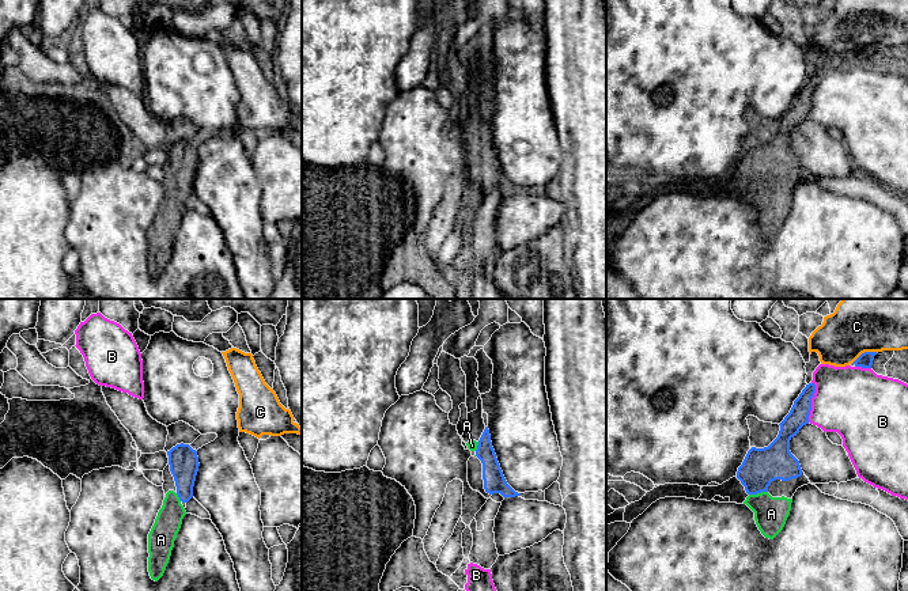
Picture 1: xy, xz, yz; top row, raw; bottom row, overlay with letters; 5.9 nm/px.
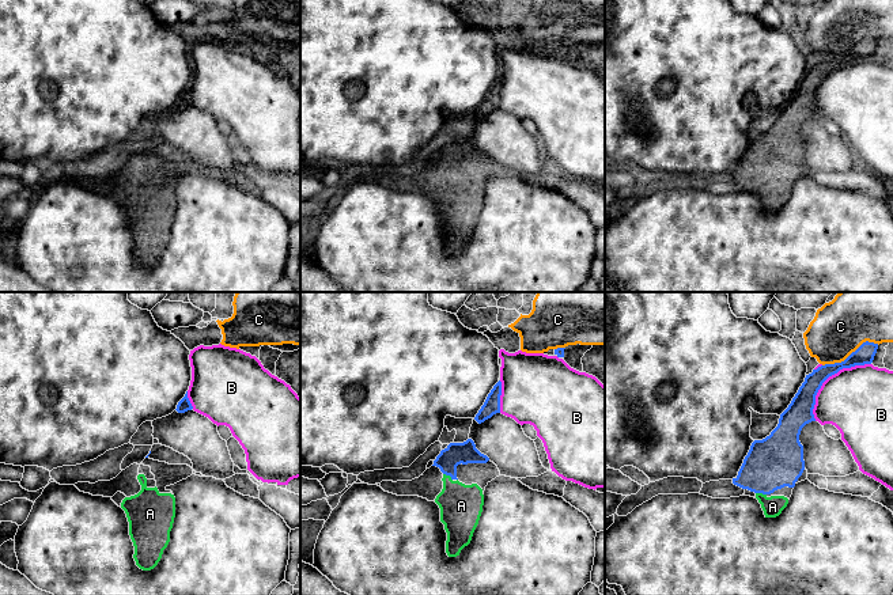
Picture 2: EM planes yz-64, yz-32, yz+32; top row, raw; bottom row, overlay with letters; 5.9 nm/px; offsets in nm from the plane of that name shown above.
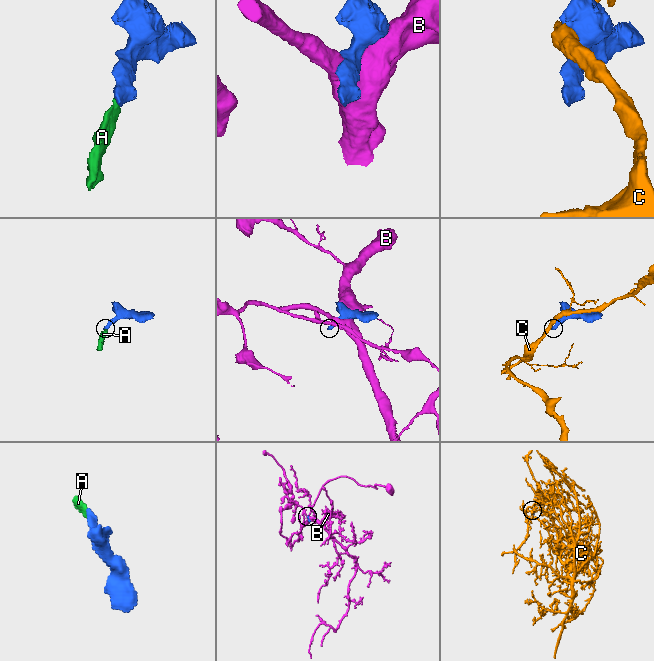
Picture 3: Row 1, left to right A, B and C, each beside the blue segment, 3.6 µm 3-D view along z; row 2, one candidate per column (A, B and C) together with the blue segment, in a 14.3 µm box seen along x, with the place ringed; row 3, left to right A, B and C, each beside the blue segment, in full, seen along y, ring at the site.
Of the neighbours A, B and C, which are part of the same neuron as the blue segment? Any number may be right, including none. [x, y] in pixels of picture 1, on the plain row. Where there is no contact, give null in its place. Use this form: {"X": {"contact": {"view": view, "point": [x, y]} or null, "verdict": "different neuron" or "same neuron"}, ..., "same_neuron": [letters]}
{"A": {"contact": {"view": "yz", "point": [757, 188]}, "verdict": "same neuron"}, "B": {"contact": {"view": "yz", "point": [810, 98]}, "verdict": "different neuron"}, "C": {"contact": {"view": "yz", "point": [865, 48]}, "verdict": "different neuron"}, "same_neuron": ["A"]}

